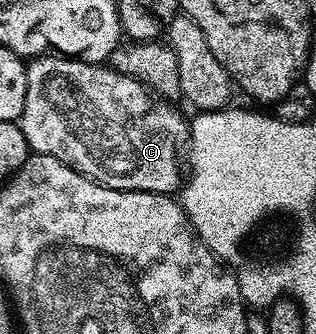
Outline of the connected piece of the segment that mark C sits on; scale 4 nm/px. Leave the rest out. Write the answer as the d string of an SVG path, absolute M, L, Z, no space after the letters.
M48 53L32 58L27 63L27 92L25 93L25 109L23 116L17 120L19 128L28 148L36 155L48 155L57 157L66 167L72 167L77 173L81 173L86 179L100 183L102 187L117 189L118 191L148 191L158 195L174 196L185 183L185 160L189 155L189 123L181 112L168 100L156 97L151 88L146 87L139 79L128 75L122 75L119 71L112 69L110 65L101 63L85 63L78 57L64 57L58 53Z

